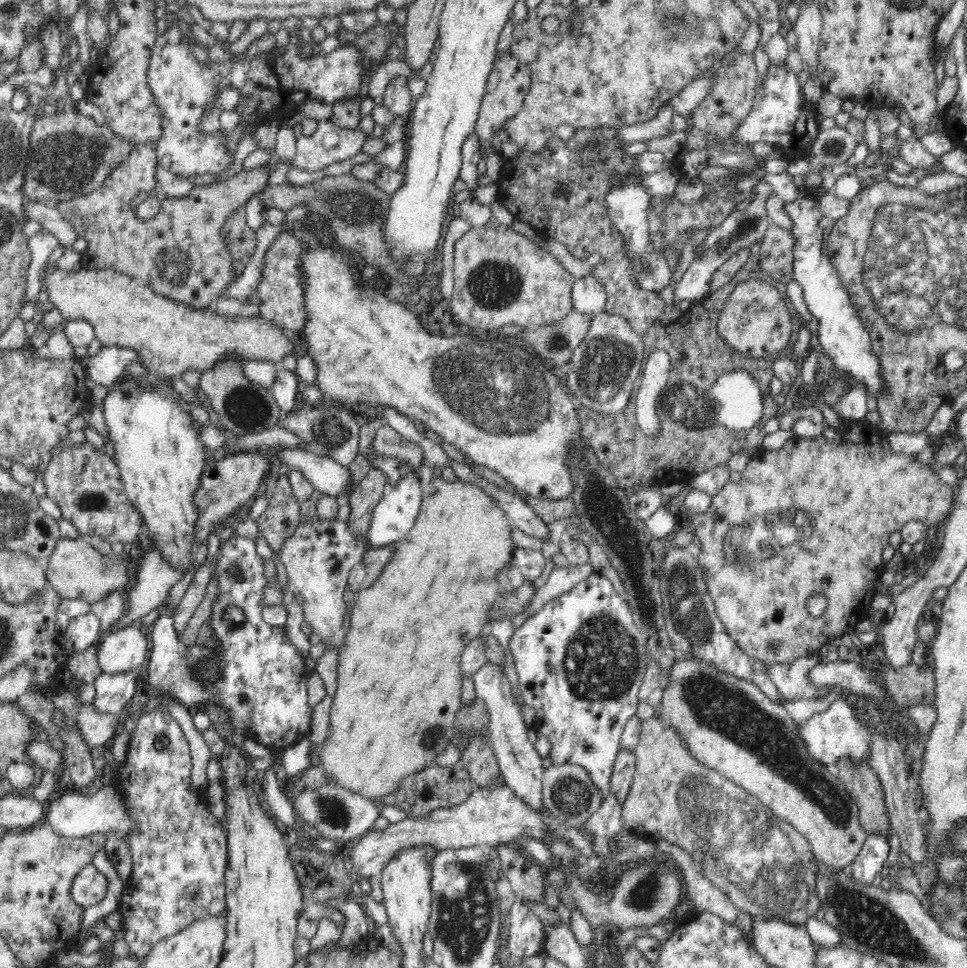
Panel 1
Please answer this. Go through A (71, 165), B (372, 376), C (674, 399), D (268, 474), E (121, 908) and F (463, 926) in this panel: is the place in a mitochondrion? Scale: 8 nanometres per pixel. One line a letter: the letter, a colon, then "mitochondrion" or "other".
A: mitochondrion
B: other
C: mitochondrion
D: other
E: other
F: mitochondrion

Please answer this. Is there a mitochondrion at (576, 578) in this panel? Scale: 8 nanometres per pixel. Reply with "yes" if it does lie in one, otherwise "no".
no

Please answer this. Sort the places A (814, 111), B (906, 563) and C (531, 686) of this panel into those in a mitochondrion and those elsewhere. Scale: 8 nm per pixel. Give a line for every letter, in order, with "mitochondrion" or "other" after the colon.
A: other
B: other
C: other

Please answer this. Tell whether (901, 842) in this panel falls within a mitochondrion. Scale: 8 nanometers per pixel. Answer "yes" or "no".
no

